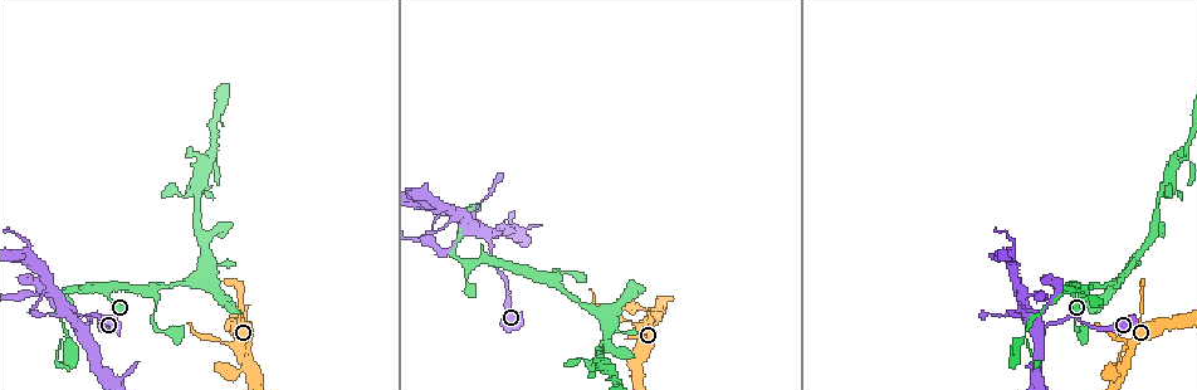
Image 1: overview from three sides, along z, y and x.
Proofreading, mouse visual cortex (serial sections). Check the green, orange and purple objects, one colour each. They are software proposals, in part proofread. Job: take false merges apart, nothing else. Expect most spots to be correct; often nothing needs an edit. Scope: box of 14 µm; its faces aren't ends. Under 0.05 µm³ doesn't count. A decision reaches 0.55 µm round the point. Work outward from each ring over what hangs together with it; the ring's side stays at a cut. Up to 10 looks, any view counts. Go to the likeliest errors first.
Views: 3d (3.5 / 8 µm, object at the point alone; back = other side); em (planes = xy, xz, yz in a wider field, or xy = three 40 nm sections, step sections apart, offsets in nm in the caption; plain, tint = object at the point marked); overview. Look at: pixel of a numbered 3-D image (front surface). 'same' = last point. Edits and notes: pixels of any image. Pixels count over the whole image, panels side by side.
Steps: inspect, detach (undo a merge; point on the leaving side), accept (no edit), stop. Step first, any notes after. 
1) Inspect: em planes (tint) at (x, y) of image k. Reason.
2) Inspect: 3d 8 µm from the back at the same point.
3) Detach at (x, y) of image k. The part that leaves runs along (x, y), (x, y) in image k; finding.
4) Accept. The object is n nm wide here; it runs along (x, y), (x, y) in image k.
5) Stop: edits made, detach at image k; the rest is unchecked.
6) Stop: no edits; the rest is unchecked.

Inspect: 3d 3.5 µm at (655, 318) of image 1. Thick turns thin.

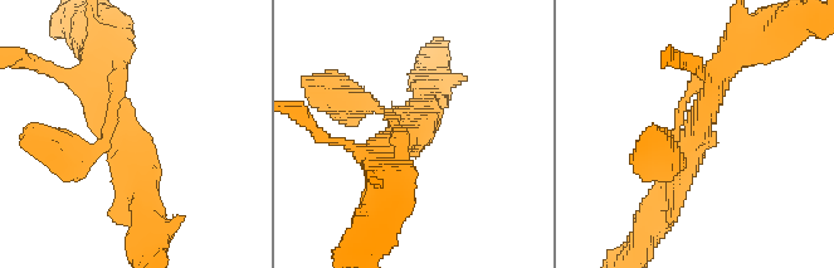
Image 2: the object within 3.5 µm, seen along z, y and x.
Inspect: em xy step 3 (tint) at (412, 135) of image 2. 3 arms meet here; the arms are 300, 300, 400 nm wide; need the tissue.

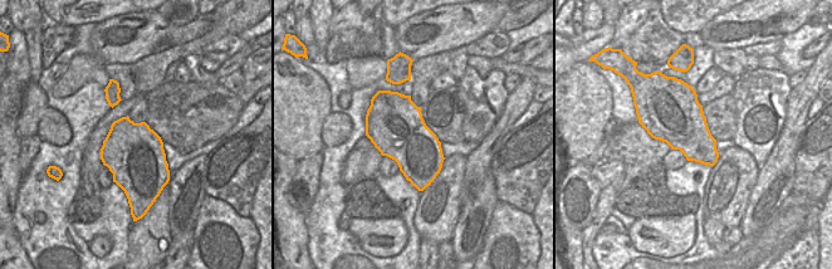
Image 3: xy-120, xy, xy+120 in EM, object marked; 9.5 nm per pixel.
Accept. The object is 550 nm wide here; it runs along (723, 72), (659, 210) in image 2; continuous, no second cell.

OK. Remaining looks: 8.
Inspect: 3d 3.5 µm at (452, 255) of image 1. Abrupt turn.

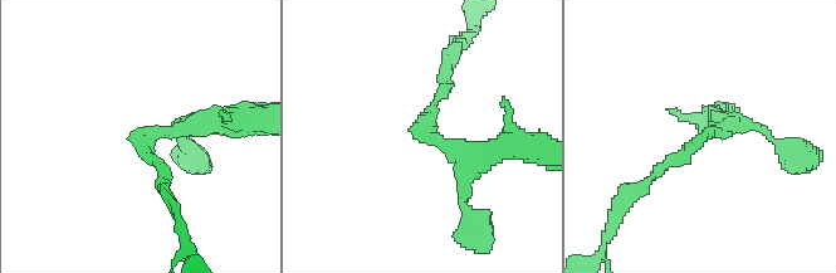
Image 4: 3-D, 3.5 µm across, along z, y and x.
Inspect: em xy step 2 (tint) at (142, 136) of image 4. The arms are 150, 300 nm wide; need the tissue.

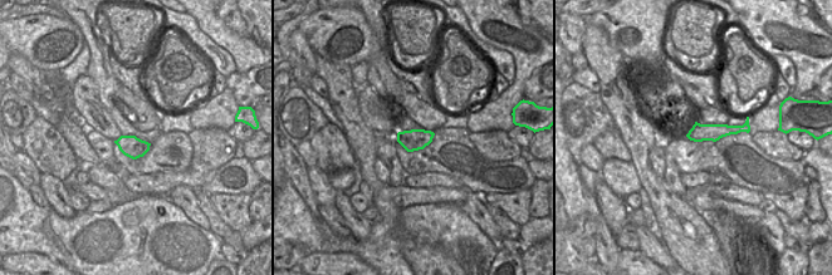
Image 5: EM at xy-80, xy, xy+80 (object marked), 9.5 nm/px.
Accept. It runs along (747, 128), (699, 132), (691, 136) in image 5; all the same cell.

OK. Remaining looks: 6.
Inspect: 3d 3.5 µm from the back at (1075, 324) of image 1. Sharp bend.

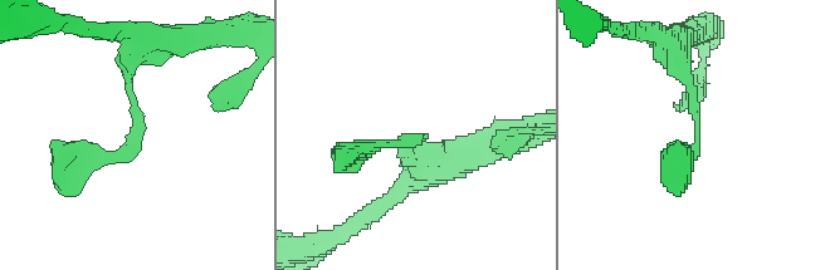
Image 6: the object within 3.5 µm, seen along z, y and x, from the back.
Inspect: em xy step 5 (tint) at (135, 145) of image 6. Shape alone is not enough.

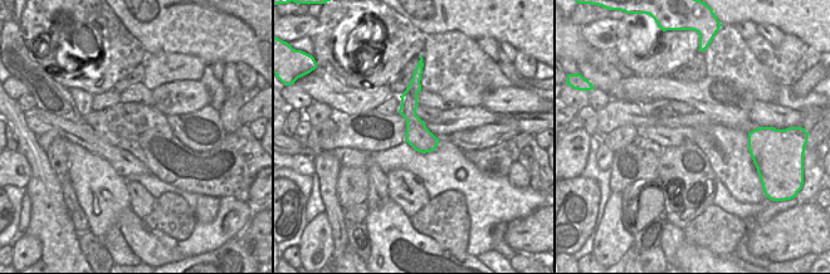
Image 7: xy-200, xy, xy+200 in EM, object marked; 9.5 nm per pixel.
Inspect: em planes (tint) at the same point. Another direction.

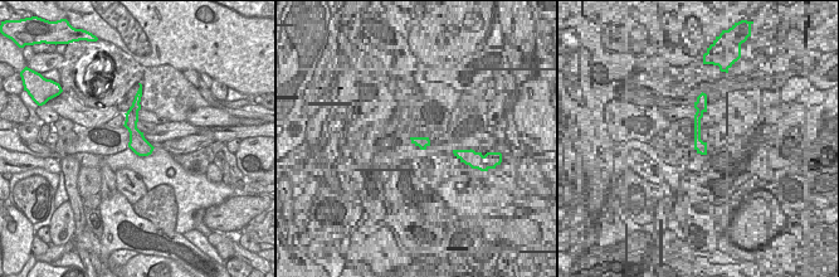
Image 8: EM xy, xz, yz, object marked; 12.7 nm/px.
Accept. The object is 220 nm wide here; it runs along (127, 62), (135, 143), (62, 170) in image 6; one cell here.

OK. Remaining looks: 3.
Inspect: 3d 3.5 µm at (196, 187) of image 1.

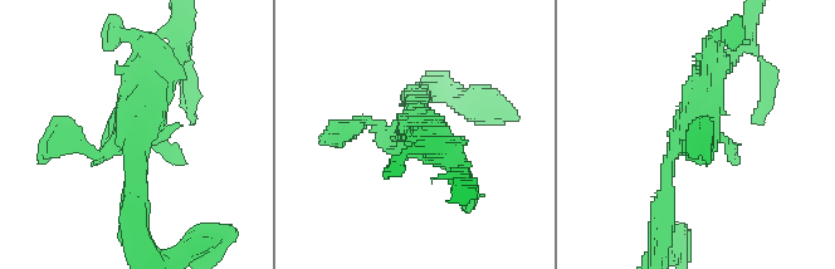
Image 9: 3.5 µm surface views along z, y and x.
Inspect: em xy step 5 (tint) at (682, 134) of image 9. Need the tissue.

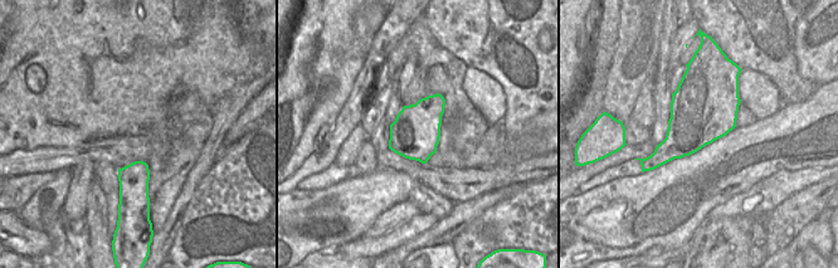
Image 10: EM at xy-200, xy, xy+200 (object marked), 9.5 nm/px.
Accept. It runs along (662, 214), (668, 160), (716, 63) in image 9; all the same cell.

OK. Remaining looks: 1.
Stop: no edits; the rest is unchecked.

